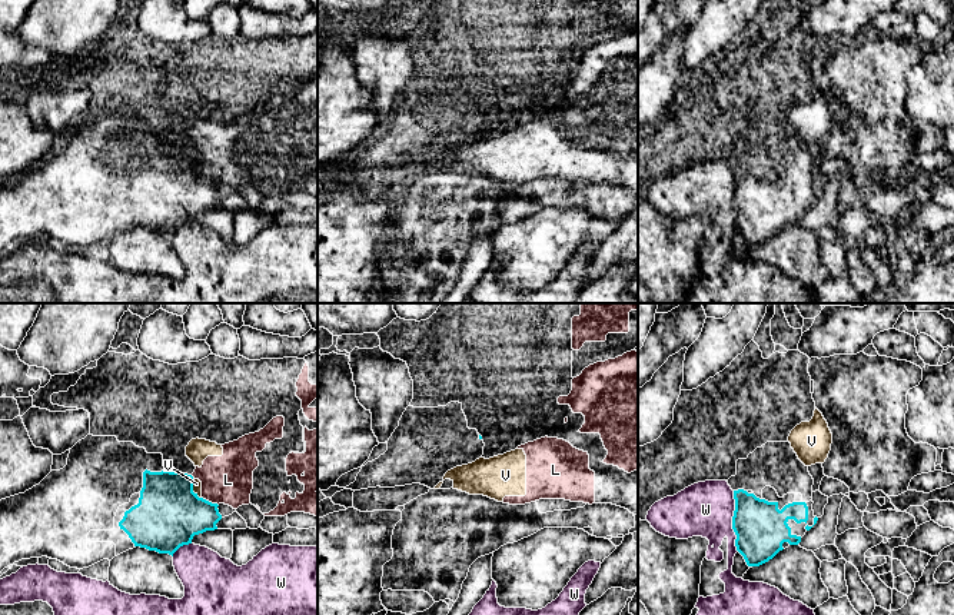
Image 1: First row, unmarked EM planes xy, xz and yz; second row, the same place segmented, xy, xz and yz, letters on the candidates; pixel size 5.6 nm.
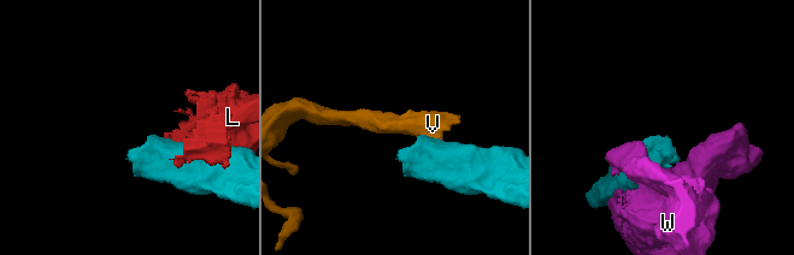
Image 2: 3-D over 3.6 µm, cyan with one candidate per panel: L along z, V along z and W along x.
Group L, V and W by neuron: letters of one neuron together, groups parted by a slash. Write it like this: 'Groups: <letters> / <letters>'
Groups: L V / W

